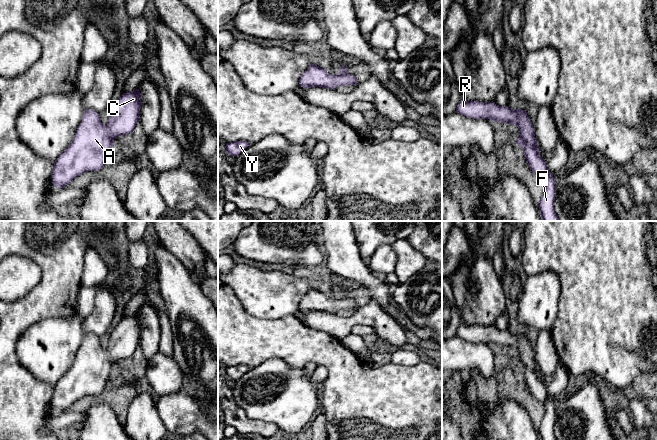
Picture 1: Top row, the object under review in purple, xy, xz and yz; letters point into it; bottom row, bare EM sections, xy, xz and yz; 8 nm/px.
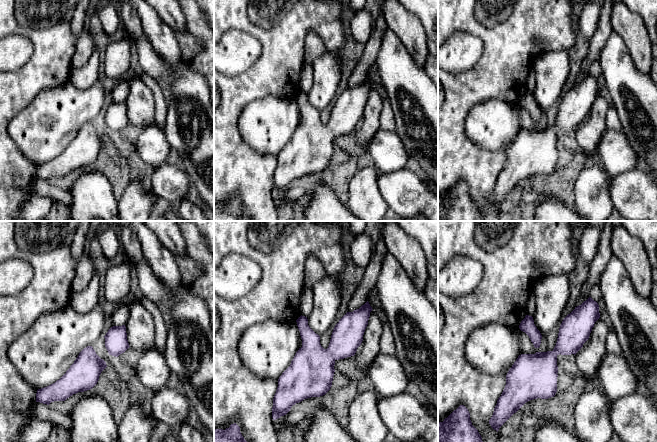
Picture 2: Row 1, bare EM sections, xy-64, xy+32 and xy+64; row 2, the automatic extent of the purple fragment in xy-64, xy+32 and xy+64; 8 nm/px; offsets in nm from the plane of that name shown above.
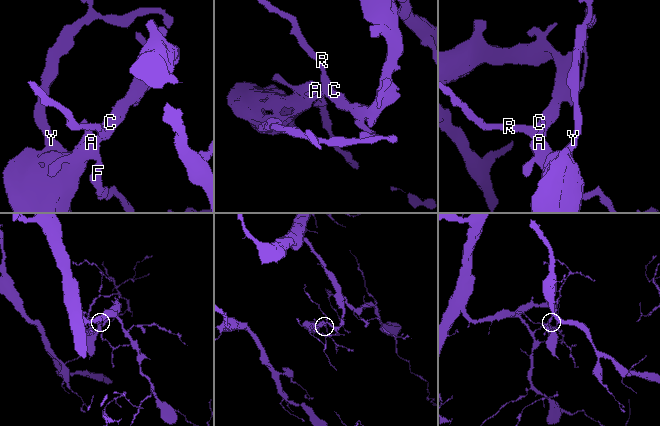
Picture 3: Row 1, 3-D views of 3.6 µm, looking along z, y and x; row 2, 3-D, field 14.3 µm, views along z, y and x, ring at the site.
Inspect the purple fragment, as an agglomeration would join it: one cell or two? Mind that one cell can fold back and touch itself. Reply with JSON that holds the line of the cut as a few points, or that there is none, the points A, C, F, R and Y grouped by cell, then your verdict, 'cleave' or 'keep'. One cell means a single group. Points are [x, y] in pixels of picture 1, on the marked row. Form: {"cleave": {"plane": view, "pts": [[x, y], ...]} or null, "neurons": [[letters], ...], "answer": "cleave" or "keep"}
{"cleave": null, "neurons": [["A", "C", "F", "R", "Y"]], "answer": "keep"}

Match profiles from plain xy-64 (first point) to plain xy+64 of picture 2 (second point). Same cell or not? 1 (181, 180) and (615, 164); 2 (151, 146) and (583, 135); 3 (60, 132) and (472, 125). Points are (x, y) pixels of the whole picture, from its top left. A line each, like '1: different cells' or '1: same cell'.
1: different cells
2: different cells
3: same cell

